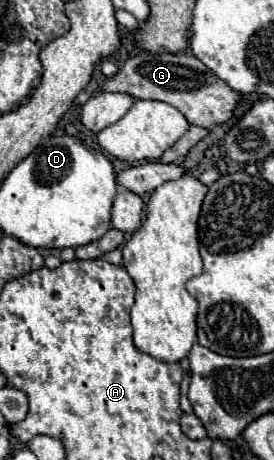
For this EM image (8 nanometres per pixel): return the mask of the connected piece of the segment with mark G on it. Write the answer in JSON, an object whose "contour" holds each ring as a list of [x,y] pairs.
{"contour":[[[141,53],[131,57],[117,75],[105,79],[99,85],[99,91],[109,93],[127,93],[135,99],[157,99],[179,109],[189,123],[211,129],[213,125],[225,123],[231,119],[233,109],[239,101],[239,93],[227,87],[225,81],[217,79],[199,59],[183,53]]]}

